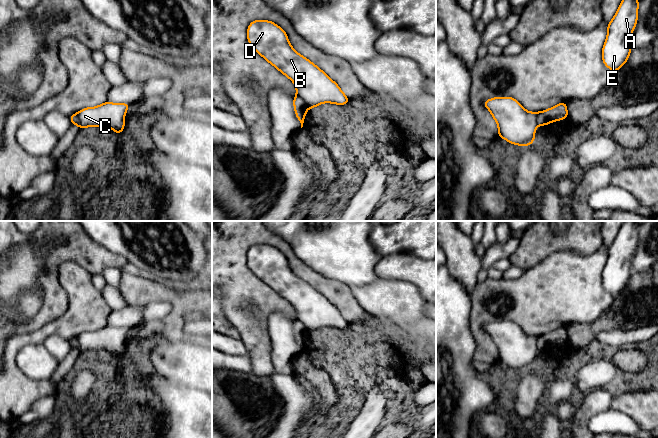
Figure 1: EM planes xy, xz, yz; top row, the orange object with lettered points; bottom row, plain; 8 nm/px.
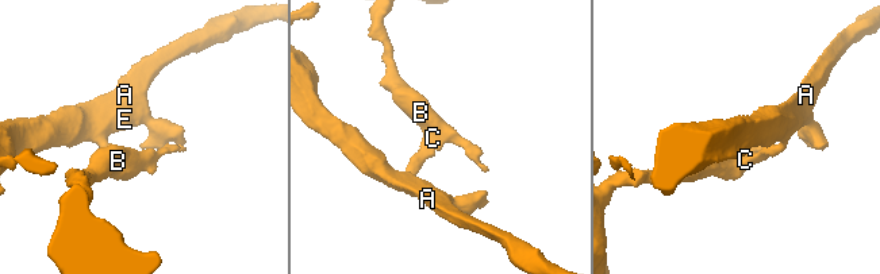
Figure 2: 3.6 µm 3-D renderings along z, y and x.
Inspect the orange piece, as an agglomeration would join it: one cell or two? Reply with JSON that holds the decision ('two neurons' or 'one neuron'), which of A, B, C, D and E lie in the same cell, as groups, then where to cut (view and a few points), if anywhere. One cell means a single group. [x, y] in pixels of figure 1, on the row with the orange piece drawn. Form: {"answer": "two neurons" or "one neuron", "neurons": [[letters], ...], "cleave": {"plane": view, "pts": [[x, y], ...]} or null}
{"answer": "two neurons", "neurons": [["A", "E"], ["B", "C", "D"]], "cleave": {"plane": "xz", "pts": [[296, 94], [303, 100], [307, 108]]}}

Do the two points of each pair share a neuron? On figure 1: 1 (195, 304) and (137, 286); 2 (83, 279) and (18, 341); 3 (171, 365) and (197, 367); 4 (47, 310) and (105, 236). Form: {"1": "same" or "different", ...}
{"1": "same", "2": "same", "3": "same", "4": "different"}

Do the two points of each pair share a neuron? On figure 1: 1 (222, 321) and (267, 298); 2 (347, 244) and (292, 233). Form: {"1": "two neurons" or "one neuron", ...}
{"1": "two neurons", "2": "one neuron"}

